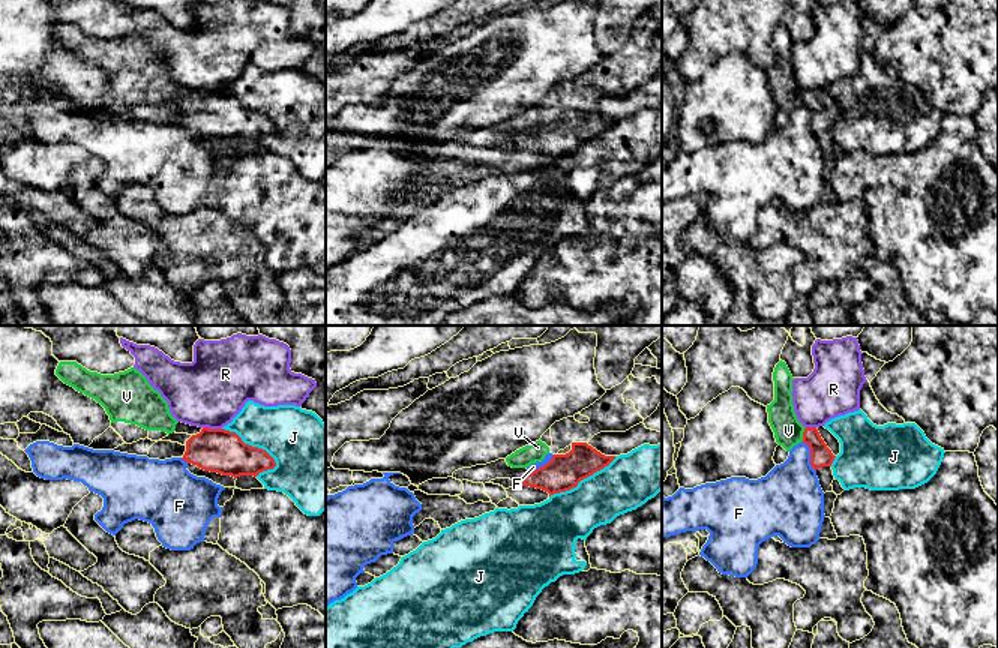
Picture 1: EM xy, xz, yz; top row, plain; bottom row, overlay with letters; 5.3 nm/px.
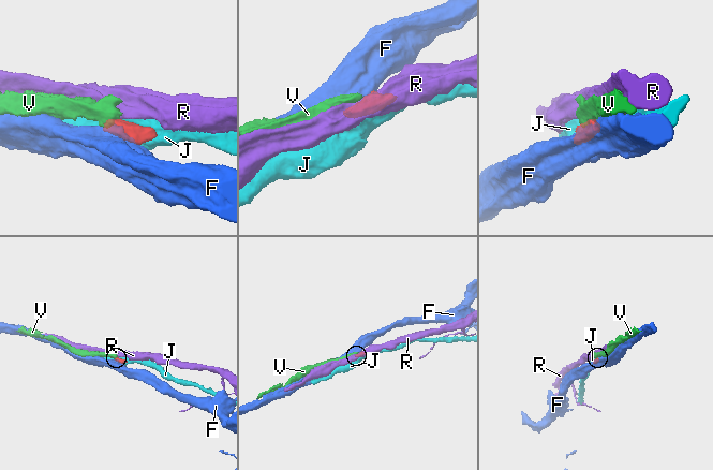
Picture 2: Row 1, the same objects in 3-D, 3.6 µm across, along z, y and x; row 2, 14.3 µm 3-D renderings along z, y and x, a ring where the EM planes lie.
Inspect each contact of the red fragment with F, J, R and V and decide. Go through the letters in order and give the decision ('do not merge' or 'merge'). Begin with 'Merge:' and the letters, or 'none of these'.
Merge: V
F: do not merge
J: do not merge
R: do not merge
V: merge

